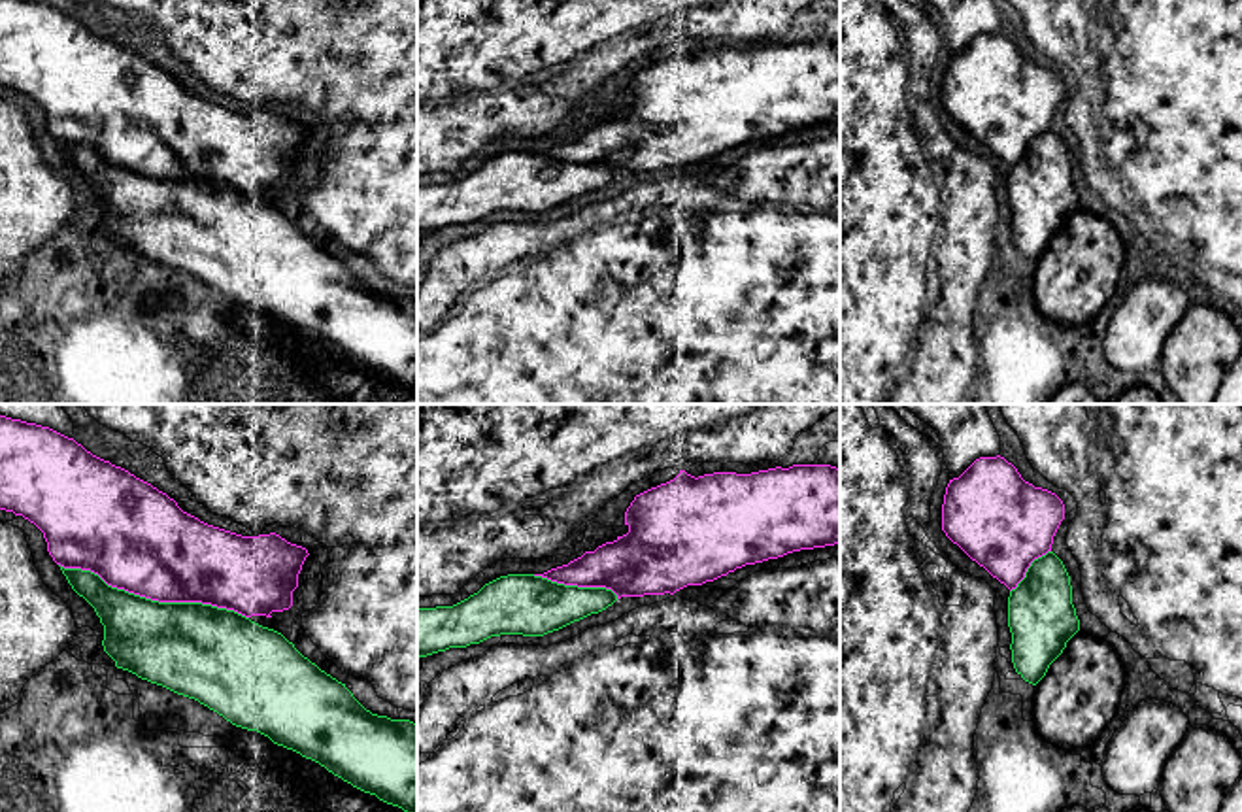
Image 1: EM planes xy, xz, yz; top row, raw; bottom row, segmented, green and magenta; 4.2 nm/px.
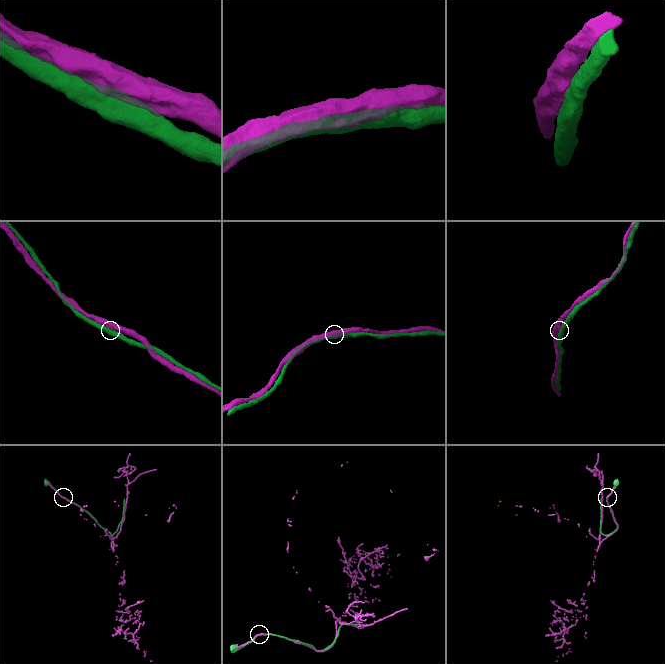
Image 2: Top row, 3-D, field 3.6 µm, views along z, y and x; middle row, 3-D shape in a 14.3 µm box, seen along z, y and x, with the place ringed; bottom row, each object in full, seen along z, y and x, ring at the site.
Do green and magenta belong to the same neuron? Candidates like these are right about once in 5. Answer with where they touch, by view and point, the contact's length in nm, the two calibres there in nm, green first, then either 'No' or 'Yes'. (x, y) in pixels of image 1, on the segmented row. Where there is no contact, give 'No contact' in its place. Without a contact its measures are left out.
Touches green at xy (153, 601). Shared border 850 nm. Thickness 380 nm (green) against 420 nm. No

